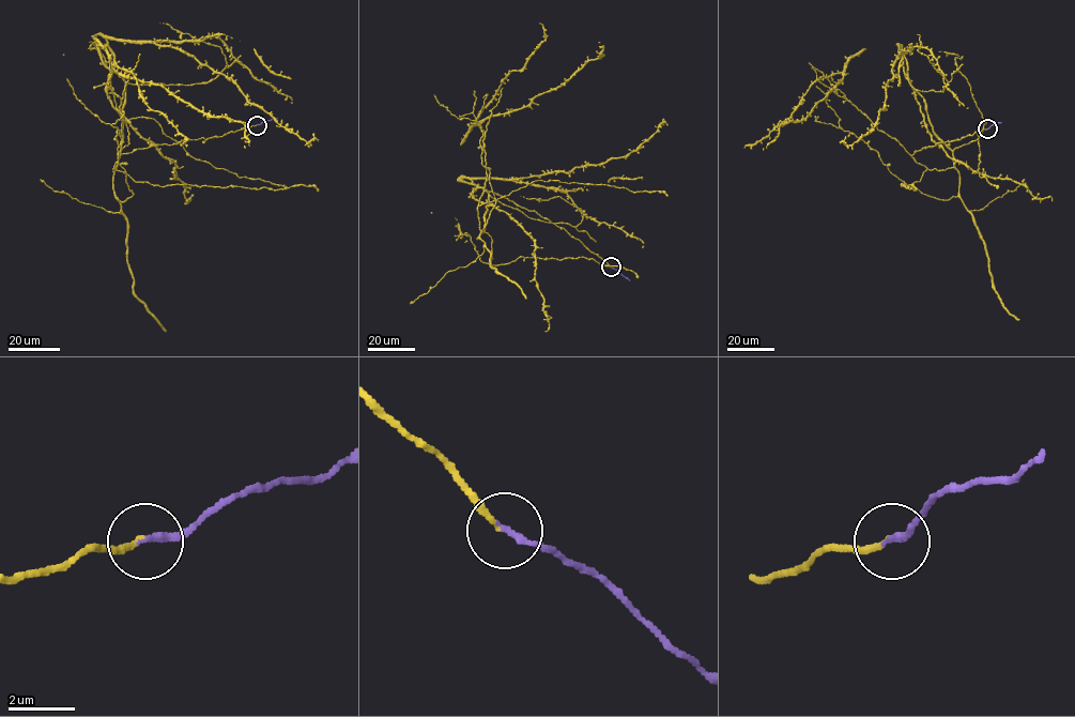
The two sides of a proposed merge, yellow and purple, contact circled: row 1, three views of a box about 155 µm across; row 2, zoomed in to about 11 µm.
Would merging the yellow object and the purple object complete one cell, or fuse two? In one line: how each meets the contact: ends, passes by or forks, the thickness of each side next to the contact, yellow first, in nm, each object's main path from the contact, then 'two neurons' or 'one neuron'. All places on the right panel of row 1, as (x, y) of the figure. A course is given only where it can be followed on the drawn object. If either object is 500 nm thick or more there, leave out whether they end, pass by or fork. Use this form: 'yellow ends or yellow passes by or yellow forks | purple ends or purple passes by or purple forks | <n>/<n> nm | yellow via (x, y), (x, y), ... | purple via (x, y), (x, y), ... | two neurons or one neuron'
yellow ends | purple ends | 160/200 nm | yellow via (987, 128), (916, 151), (917, 163), (952, 167), (952, 152), (933, 131), (900, 48), (877, 122), (846, 142) | purple via (987, 128), (1001, 122) | one neuron

